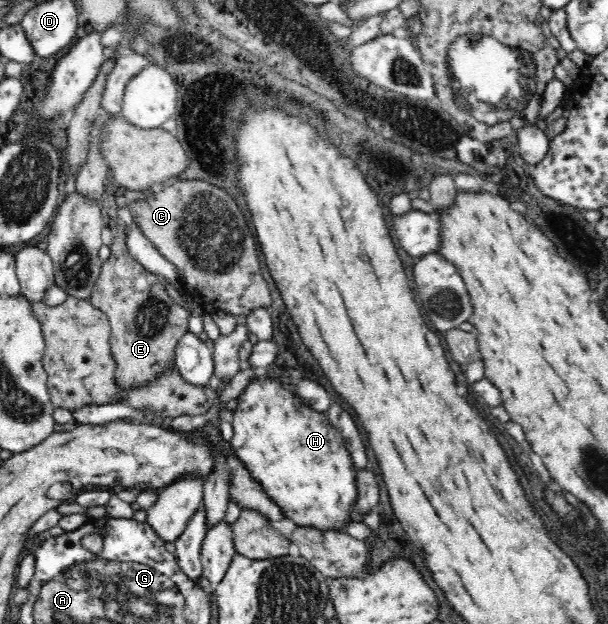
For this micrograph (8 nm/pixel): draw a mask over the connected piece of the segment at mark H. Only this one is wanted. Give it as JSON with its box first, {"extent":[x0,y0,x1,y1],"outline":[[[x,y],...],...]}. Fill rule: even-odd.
{"extent":[231,376,357,530],"outline":[[[254,376],[237,397],[232,416],[231,447],[238,459],[258,483],[266,495],[276,501],[286,518],[293,519],[300,526],[337,530],[338,525],[348,525],[349,507],[357,492],[352,460],[348,457],[346,444],[341,433],[330,423],[326,414],[316,412],[295,391],[294,385],[286,384],[278,377]]]}

